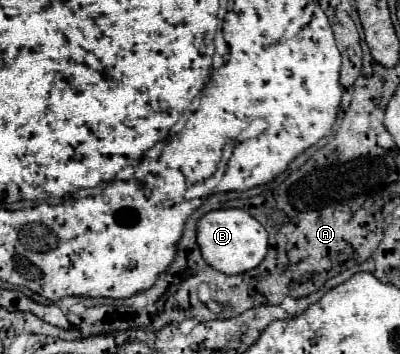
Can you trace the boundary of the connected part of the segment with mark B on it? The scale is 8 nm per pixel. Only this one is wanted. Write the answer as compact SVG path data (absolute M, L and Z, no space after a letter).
M213 210L197 224L197 242L209 266L223 274L243 274L257 268L267 254L267 230L245 210Z

